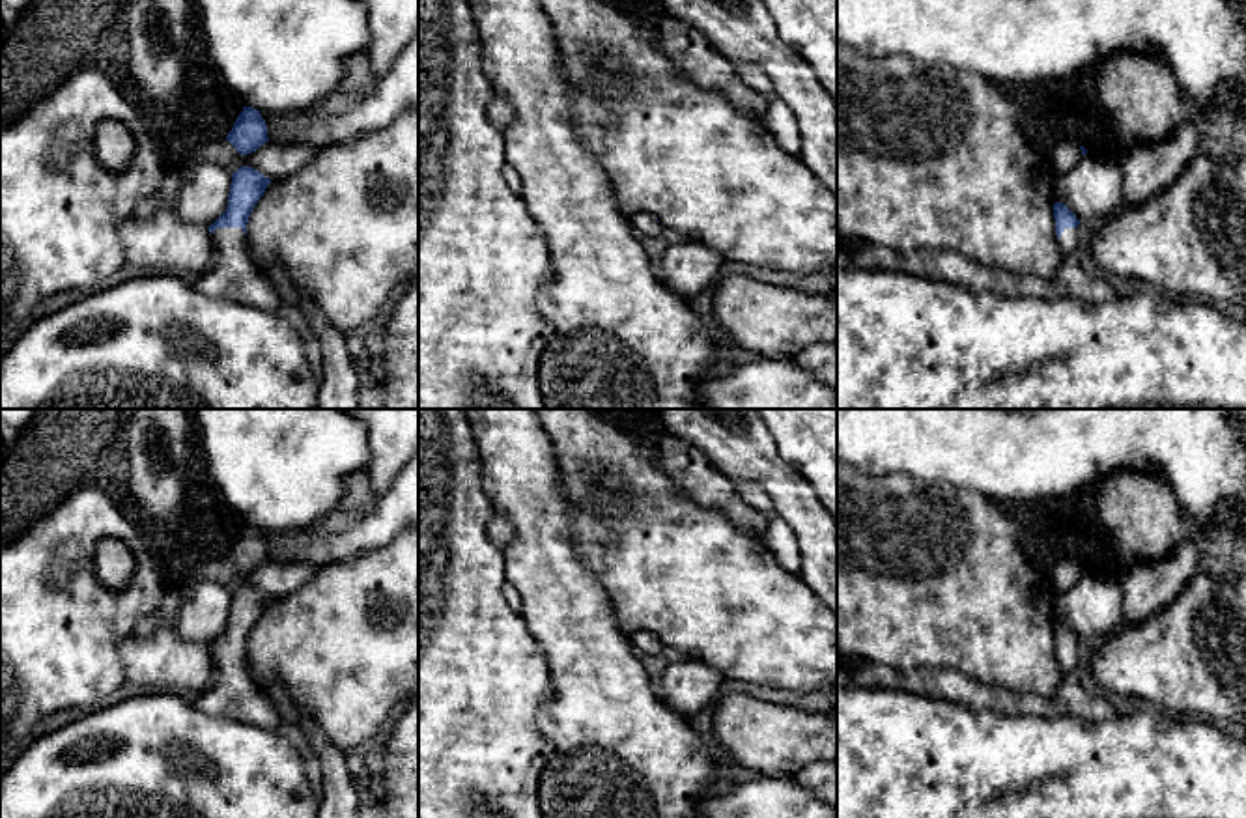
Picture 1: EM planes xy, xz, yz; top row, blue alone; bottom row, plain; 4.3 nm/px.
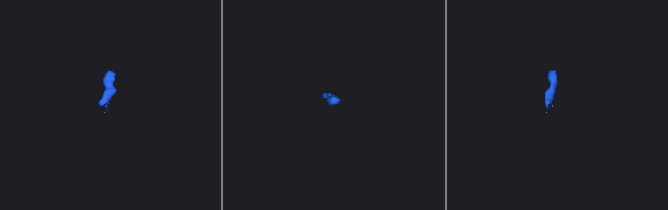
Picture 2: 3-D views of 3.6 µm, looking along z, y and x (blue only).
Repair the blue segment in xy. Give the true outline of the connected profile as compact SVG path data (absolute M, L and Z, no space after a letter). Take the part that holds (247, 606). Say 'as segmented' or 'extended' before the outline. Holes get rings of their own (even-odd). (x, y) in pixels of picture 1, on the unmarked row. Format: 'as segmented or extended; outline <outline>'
extended; outline M241 585L232 592L226 629L207 644L215 676L192 697L192 704L202 713L265 730L276 730L282 723L275 702L256 685L245 667L248 635L269 601L269 596L250 585Z

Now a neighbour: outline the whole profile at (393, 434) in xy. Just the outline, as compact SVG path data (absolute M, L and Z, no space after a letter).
M340 409L366 426L368 474L377 502L418 450L418 409Z

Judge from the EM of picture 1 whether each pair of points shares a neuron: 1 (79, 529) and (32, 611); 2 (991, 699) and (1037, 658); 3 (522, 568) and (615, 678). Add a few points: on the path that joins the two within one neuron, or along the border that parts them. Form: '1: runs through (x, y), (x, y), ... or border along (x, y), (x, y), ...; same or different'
1: runs through (60, 550), (40, 581), (40, 591); same
2: border along (961, 671), (983, 684), (1041, 697); different
3: runs through (550, 596), (570, 617), (585, 639), (587, 650); same

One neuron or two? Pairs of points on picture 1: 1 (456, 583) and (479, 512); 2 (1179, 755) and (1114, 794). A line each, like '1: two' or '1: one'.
1: one
2: one

